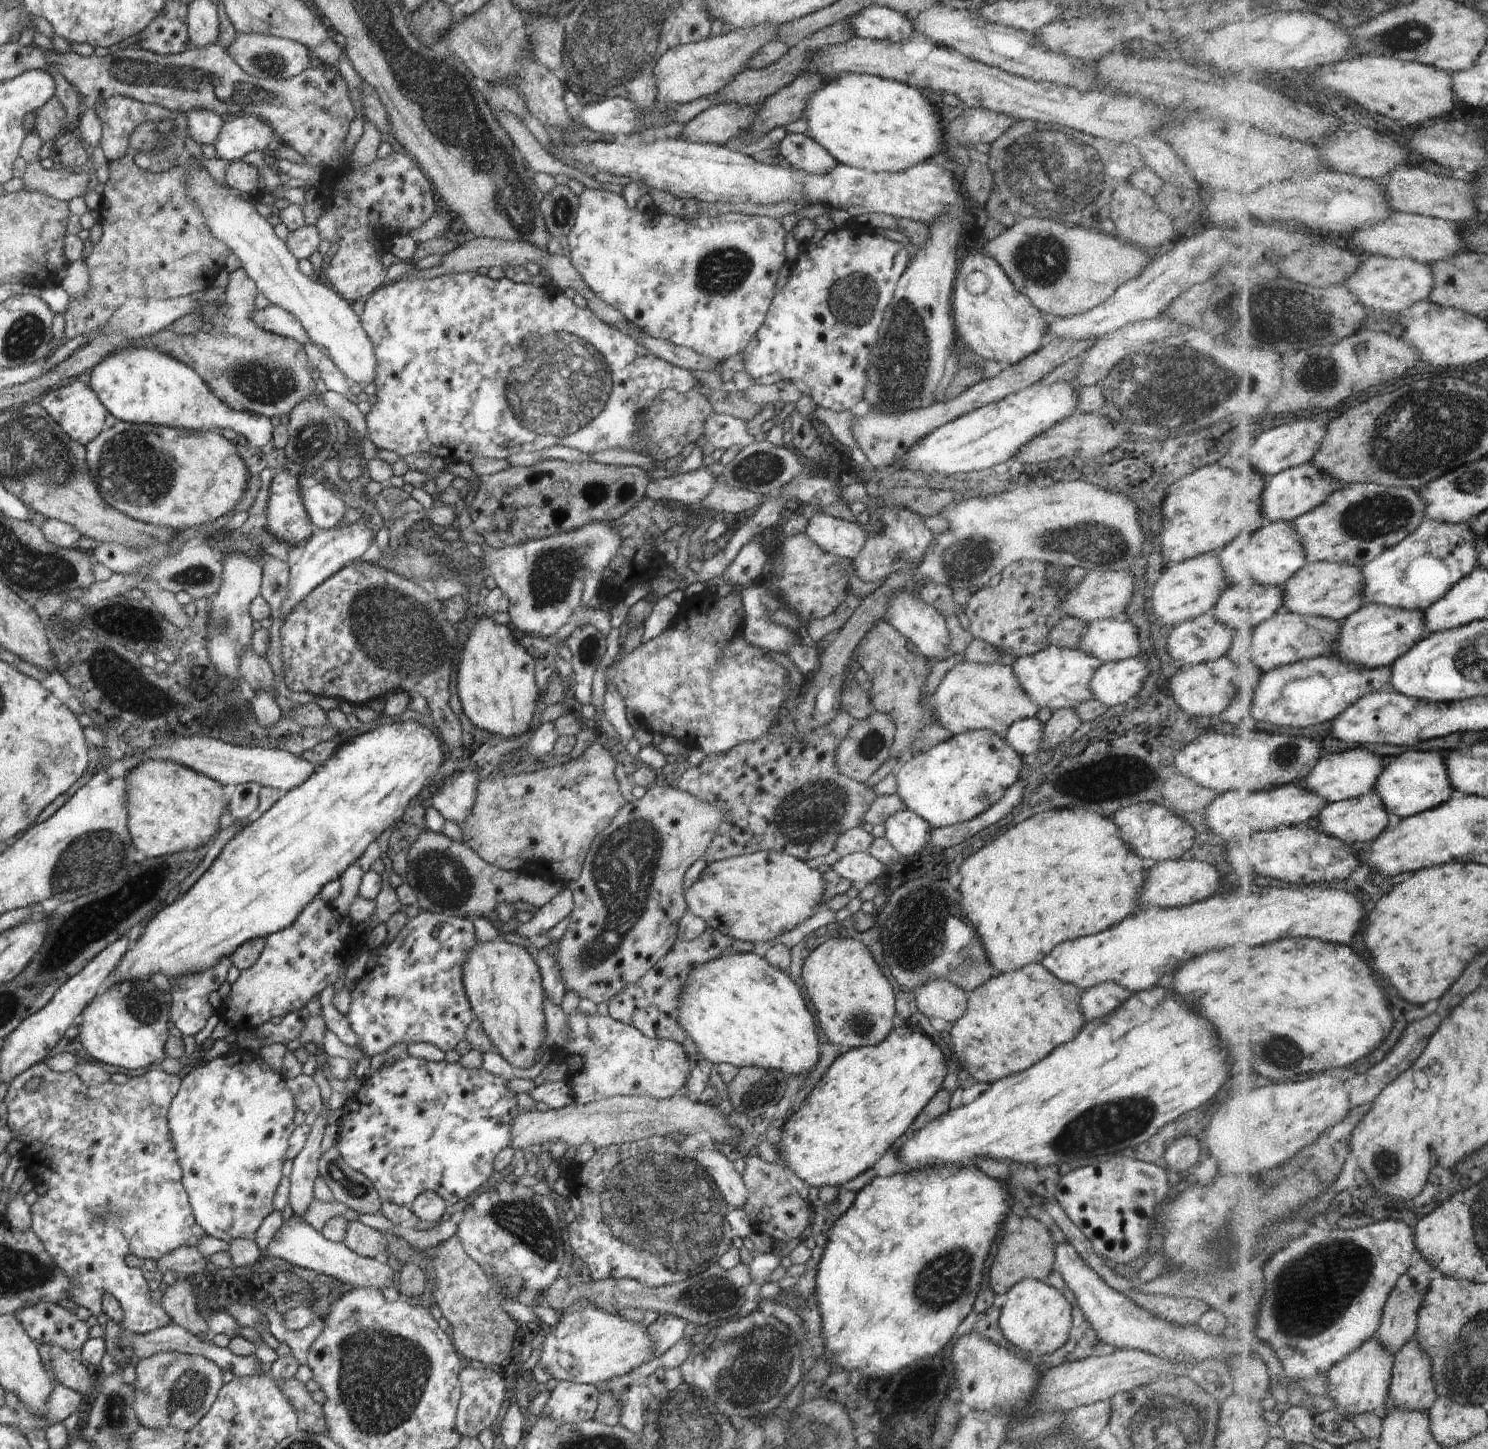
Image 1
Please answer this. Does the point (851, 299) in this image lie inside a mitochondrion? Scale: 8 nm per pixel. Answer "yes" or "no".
yes

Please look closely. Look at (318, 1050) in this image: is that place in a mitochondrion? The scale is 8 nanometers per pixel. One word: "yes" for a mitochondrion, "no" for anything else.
no

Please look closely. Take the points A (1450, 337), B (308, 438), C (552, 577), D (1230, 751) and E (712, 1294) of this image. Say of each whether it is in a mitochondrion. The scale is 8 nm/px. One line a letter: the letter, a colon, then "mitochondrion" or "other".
A: other
B: mitochondrion
C: mitochondrion
D: other
E: mitochondrion

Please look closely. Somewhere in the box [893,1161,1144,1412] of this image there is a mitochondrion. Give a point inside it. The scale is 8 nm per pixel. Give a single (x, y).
(946, 1275)

